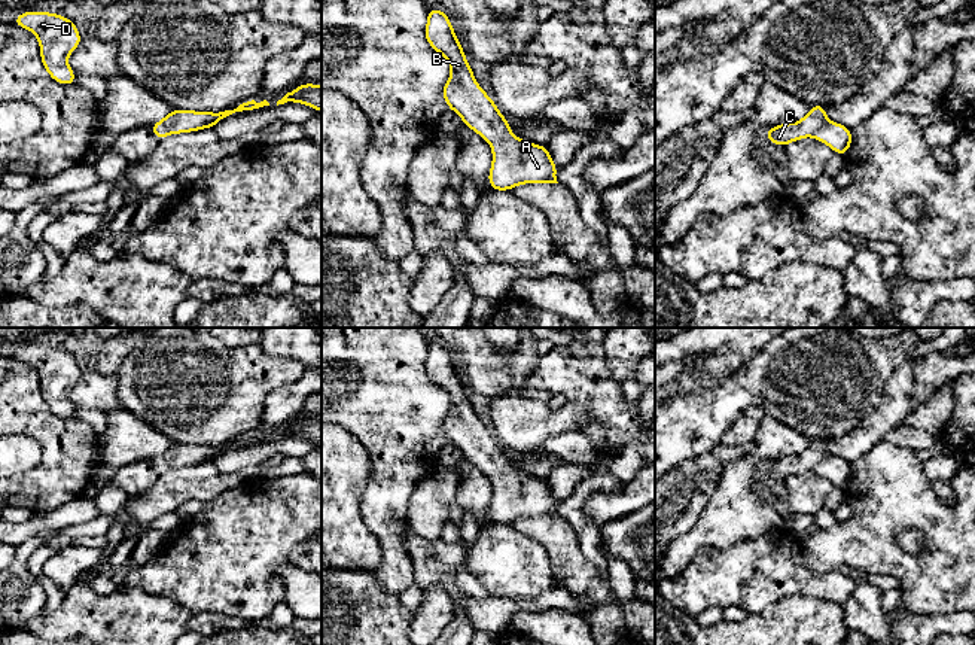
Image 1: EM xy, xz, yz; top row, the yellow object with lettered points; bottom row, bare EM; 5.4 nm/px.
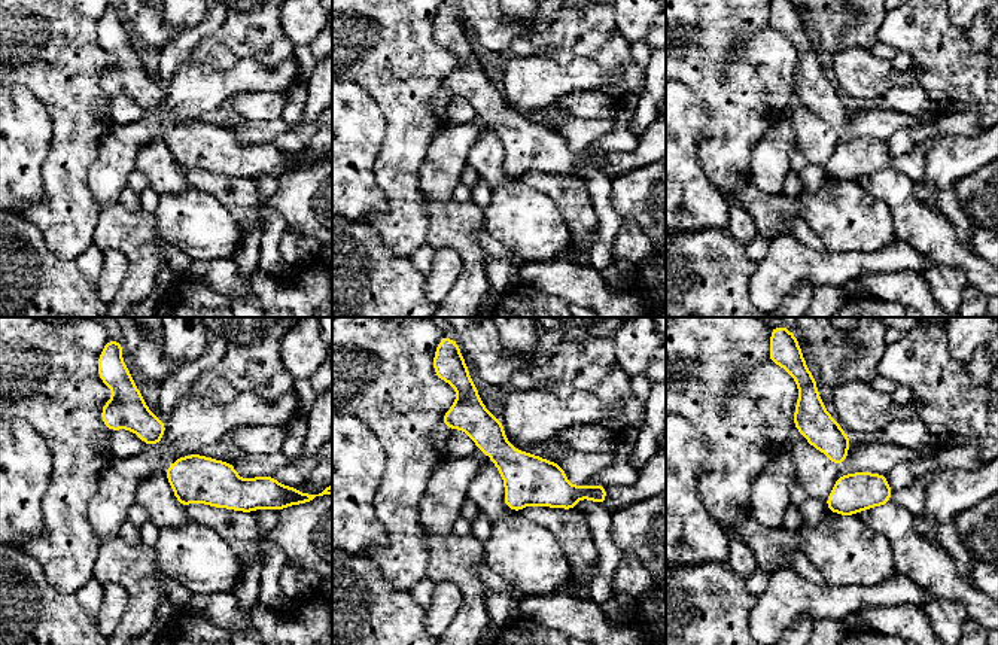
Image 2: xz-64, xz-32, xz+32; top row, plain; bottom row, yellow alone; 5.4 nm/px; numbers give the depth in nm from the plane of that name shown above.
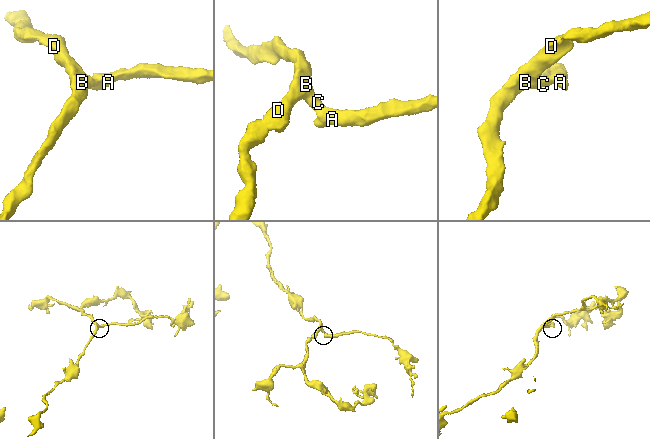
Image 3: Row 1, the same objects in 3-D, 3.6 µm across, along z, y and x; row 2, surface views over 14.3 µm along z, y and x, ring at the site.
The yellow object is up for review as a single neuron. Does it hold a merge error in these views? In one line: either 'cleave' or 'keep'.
keep

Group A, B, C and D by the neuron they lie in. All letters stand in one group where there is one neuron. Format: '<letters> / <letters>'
A B C D

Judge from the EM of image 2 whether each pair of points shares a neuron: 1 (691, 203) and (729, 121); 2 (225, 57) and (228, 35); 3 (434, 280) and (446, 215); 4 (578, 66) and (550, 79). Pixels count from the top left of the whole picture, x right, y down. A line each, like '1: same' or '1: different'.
1: different
2: different
3: different
4: same

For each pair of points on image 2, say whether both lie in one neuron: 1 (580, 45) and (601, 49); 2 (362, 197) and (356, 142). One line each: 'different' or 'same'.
1: same
2: same

